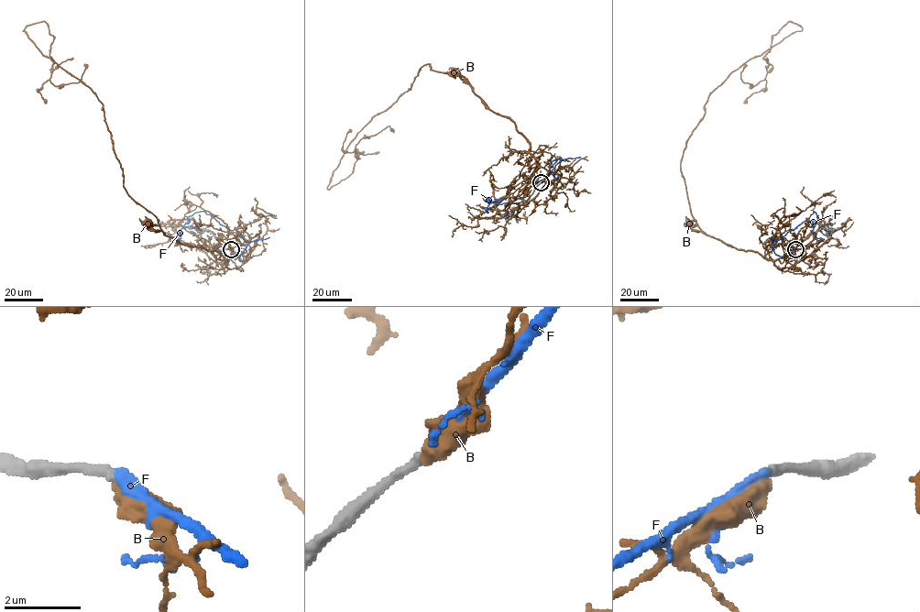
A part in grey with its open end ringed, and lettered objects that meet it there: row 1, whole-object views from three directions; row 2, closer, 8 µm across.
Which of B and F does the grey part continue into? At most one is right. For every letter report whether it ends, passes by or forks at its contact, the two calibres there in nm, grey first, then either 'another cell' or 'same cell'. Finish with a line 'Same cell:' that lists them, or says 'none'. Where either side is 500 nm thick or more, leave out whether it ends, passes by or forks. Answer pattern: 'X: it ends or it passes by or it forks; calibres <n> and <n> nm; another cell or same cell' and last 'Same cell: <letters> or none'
B: it ends; calibres 280 and 460 nm; another cell
F: it ends; calibres 280 and 320 nm; same cell
Same cell: F

